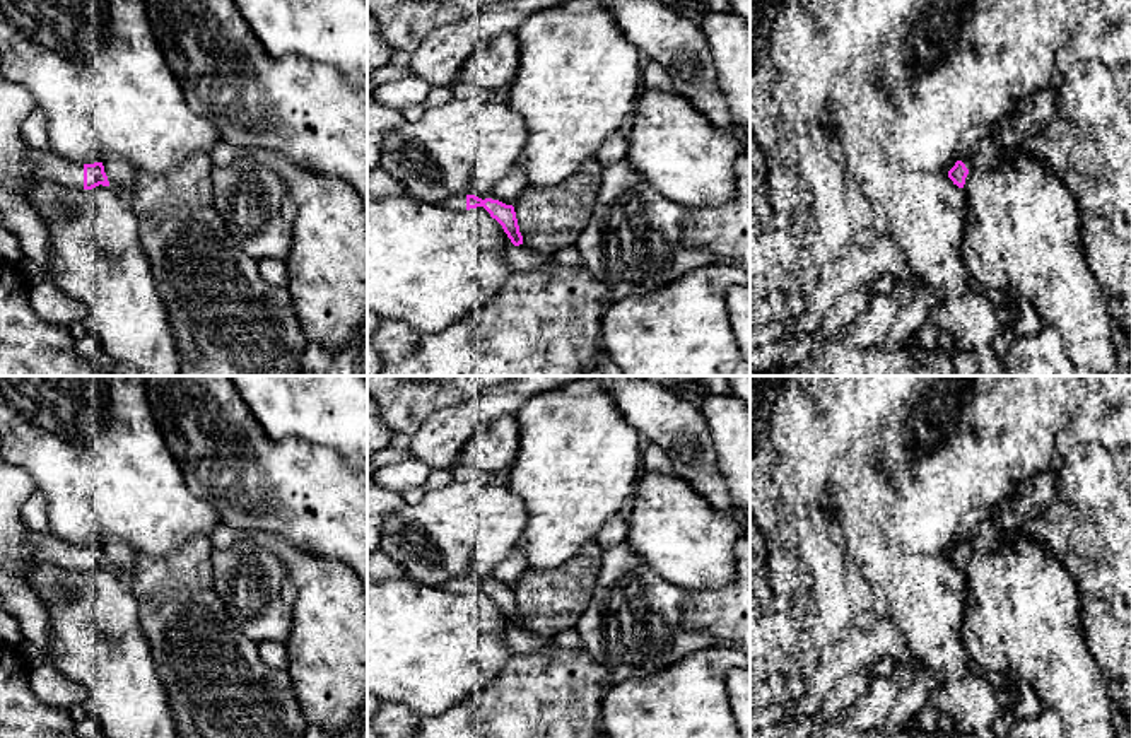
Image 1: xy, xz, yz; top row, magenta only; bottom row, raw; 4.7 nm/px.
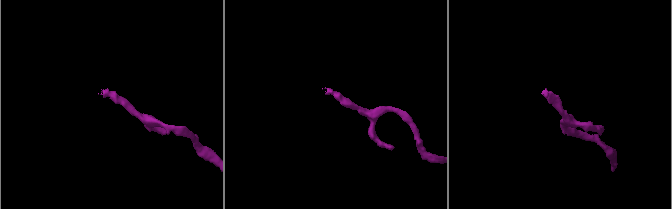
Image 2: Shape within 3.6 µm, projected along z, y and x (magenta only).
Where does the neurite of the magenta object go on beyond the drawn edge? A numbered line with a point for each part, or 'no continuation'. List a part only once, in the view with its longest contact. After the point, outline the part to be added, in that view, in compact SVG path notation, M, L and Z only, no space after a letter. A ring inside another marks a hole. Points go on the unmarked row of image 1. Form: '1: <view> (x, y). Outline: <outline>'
1: xy (45, 547). Outline: M26 524L26 542L32 559L41 564L60 565L67 571L84 572L84 547L56 538L51 531L39 533Z

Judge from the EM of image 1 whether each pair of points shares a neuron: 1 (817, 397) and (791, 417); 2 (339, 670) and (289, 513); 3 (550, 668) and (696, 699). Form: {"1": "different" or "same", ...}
{"1": "different", "2": "different", "3": "different"}

